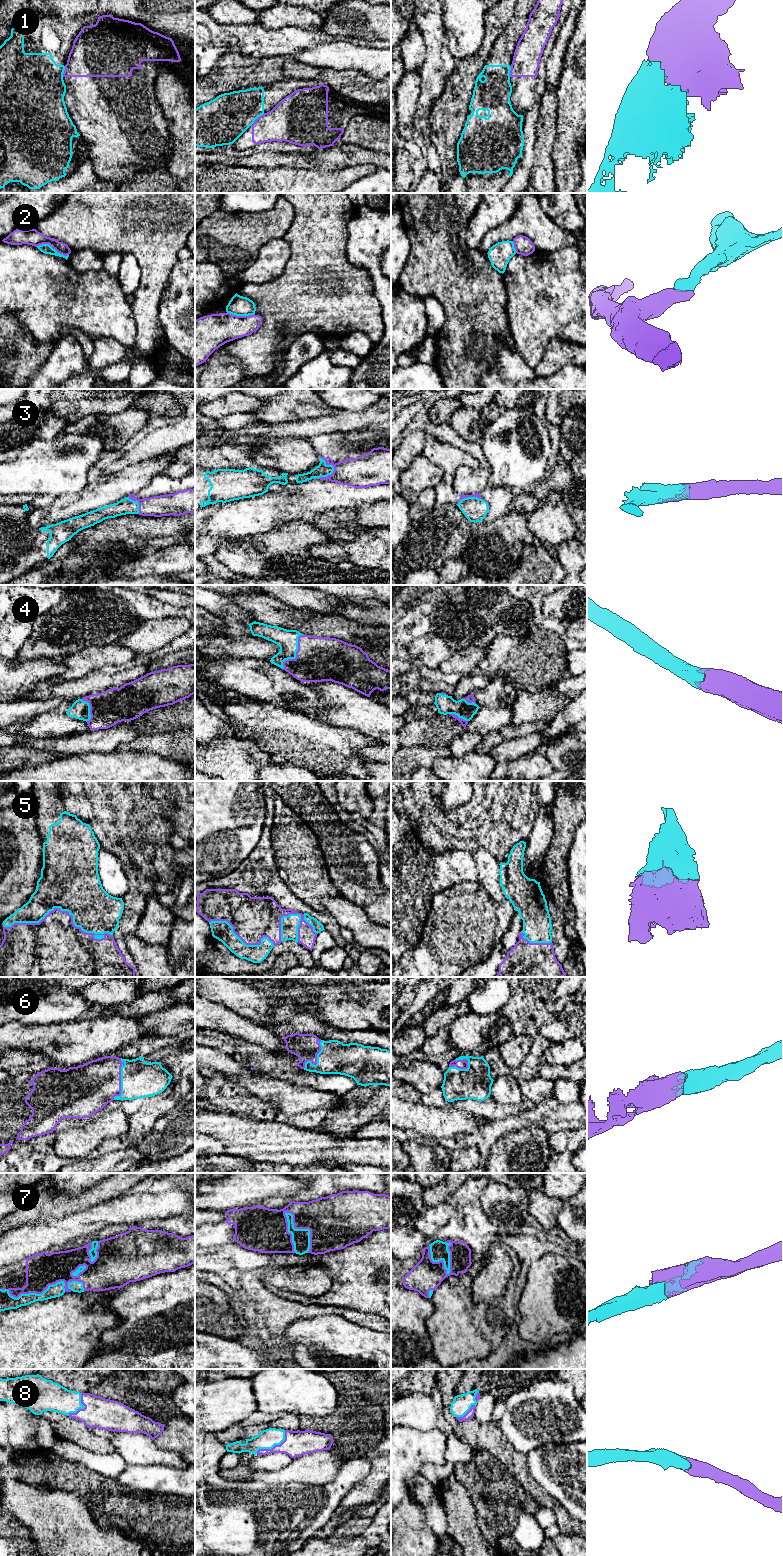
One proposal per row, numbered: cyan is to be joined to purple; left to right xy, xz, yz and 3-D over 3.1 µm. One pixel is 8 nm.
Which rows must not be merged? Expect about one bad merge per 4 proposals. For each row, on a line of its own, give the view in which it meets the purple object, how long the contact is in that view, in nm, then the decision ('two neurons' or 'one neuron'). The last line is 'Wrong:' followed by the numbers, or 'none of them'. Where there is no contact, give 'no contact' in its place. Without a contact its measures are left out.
1: contact in xz; length 160 nm; two neurons
2: contact in xy; length 280 nm; two neurons
3: contact in xz; length 180 nm; one neuron
4: contact in xz; length 320 nm; one neuron
5: contact in xy; length 900 nm; one neuron
6: contact in xy; length 340 nm; one neuron
7: contact in xz; length 380 nm; one neuron
8: contact in xz; length 300 nm; one neuron
Wrong: 1, 2

